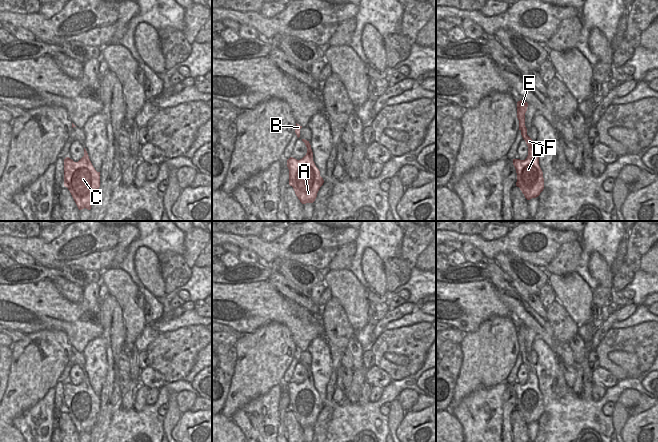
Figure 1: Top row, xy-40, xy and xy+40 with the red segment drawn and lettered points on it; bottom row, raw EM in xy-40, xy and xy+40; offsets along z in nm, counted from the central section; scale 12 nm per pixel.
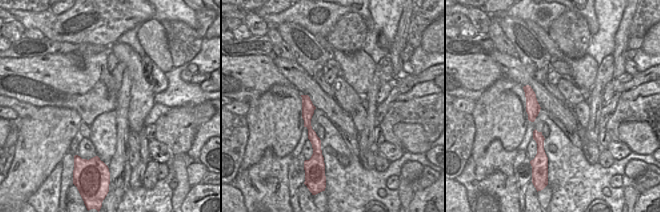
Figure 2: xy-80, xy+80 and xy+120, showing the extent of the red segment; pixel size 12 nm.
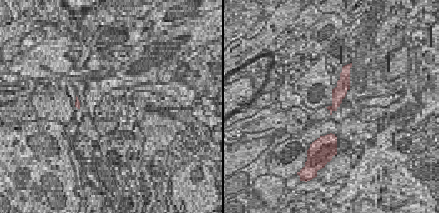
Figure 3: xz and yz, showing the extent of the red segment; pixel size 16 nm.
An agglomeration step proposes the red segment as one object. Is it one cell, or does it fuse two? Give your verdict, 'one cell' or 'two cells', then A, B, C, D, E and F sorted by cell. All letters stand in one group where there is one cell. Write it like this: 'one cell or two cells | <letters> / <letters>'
one cell | A B C D E F

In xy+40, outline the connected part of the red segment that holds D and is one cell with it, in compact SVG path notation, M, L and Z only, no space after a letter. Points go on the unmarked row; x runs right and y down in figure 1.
M520 324L517 326L517 342L519 354L528 370L528 380L525 384L513 383L517 397L516 410L520 412L527 424L536 422L544 413L543 396L539 390L539 381L536 376L535 366L527 359L525 350L525 337L528 327Z

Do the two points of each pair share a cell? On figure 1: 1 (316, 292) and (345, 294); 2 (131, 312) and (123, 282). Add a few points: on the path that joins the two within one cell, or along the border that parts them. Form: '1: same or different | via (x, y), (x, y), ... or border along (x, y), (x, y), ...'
1: different | border along (323, 283), (327, 286)
2: same | via (129, 305), (124, 289)

